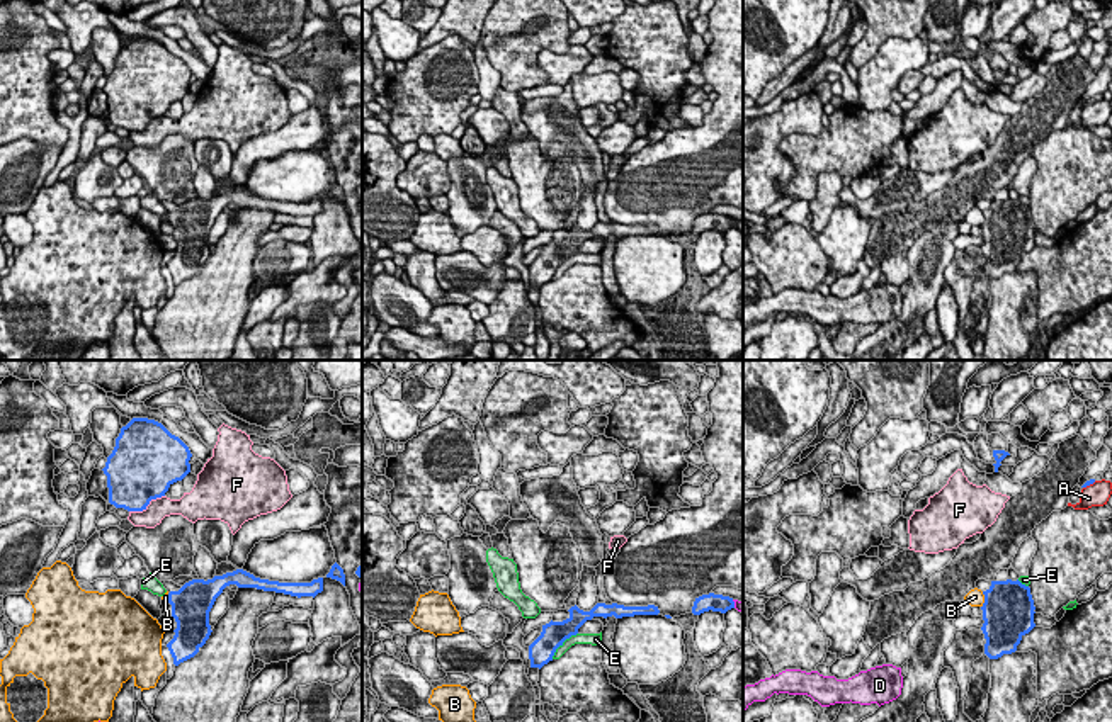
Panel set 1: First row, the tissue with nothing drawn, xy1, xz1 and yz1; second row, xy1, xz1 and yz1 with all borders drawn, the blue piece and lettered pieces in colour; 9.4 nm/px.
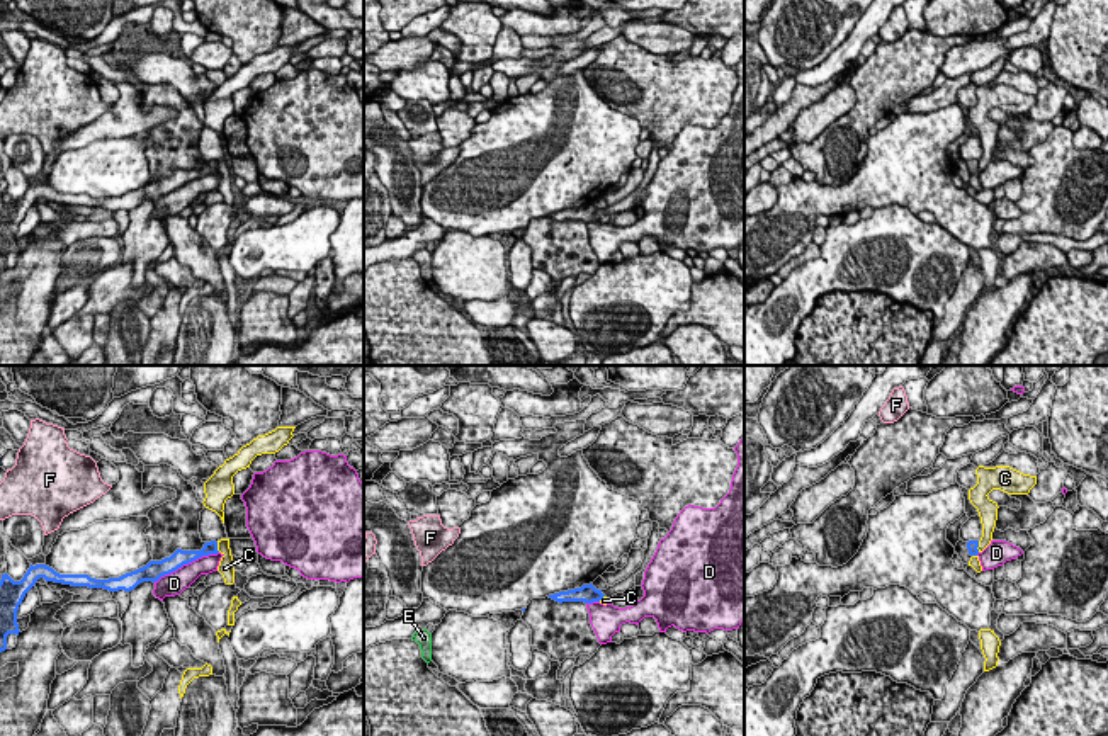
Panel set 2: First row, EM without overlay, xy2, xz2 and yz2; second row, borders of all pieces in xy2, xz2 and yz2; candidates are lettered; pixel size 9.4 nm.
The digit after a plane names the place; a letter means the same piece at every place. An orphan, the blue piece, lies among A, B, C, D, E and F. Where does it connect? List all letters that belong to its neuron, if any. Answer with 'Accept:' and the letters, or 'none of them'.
Accept: none of them

